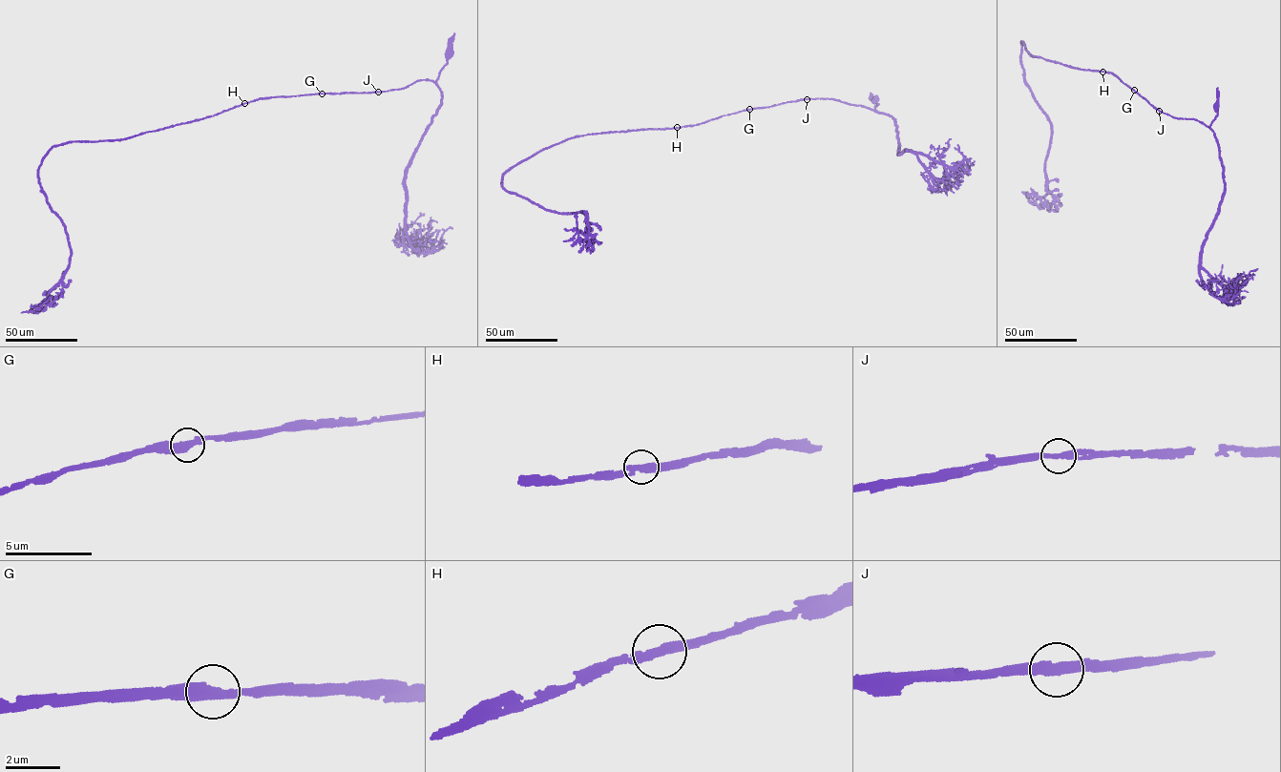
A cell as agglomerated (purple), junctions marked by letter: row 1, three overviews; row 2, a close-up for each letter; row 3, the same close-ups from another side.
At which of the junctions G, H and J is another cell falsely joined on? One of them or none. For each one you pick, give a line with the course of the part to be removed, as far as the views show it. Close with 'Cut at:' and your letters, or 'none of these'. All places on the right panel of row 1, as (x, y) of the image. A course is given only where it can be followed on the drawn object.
Cut at: none of these

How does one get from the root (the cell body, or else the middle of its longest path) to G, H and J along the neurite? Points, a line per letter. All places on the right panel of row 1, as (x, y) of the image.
G: (1216, 106), (1217, 115), (1210, 125), (1212, 130), (1197, 120), (1179, 118), (1161, 112), (1134, 90)
H: (1216, 106), (1217, 115), (1210, 125), (1212, 130), (1197, 120), (1179, 118), (1161, 112), (1117, 76), (1102, 72)
J: (1216, 106), (1217, 115), (1210, 125), (1212, 130), (1197, 120), (1179, 118), (1159, 111)

